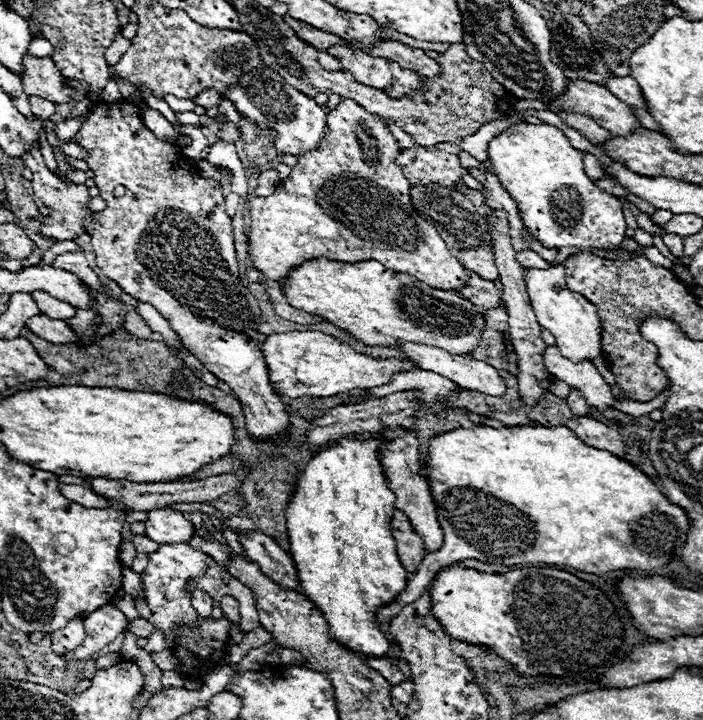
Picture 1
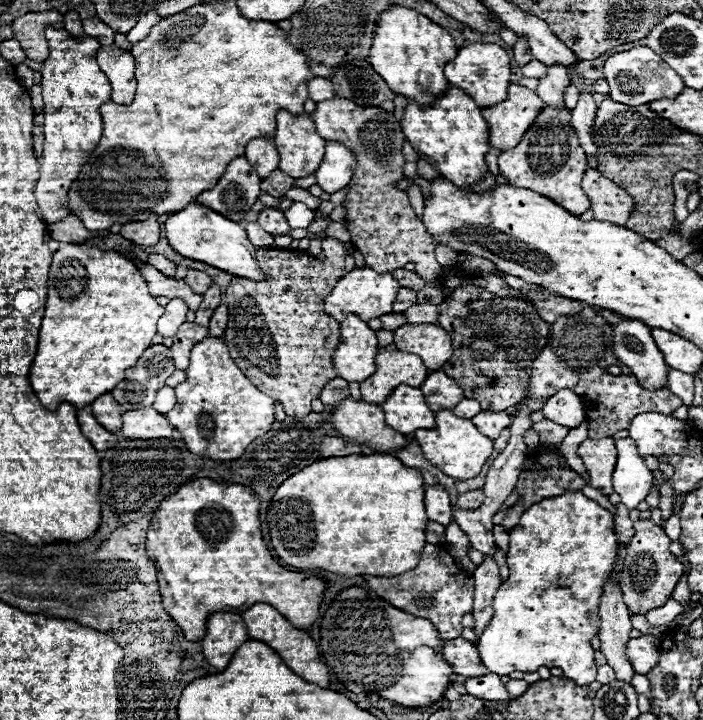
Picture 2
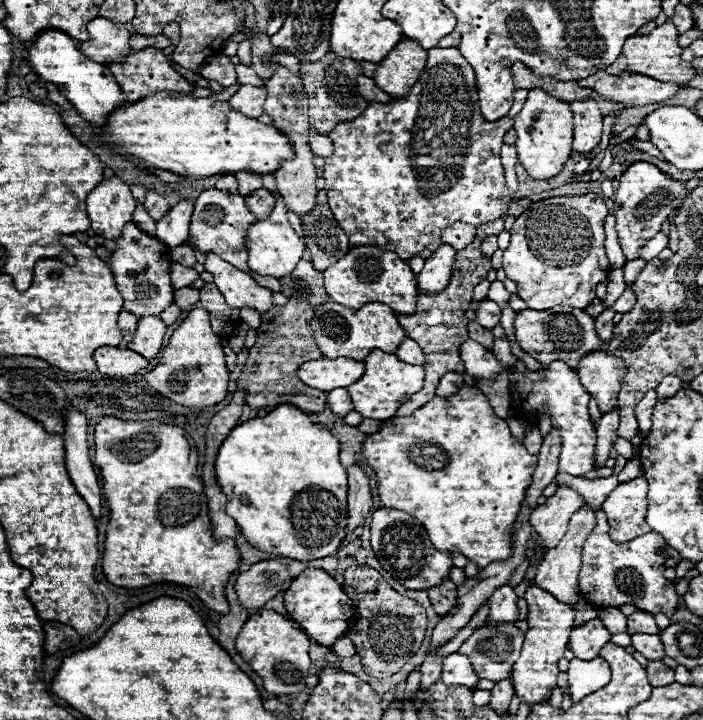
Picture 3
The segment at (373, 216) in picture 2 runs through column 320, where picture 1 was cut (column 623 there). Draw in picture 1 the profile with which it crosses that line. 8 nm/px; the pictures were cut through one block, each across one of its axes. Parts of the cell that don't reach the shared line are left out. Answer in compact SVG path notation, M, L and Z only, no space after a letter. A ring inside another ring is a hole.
M572 80L566 94L550 106L588 112L602 128L608 128L608 132L612 132L614 136L626 136L632 130L642 128L630 104L616 98L604 86L586 80Z

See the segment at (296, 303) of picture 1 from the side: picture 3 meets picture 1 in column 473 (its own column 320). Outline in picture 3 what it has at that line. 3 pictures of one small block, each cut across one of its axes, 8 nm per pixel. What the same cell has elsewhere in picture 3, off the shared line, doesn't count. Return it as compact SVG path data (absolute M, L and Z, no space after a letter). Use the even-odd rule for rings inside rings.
M324 302L314 312L314 318L308 322L312 338L316 340L318 348L324 356L336 358L336 356L350 356L352 360L364 360L374 348L384 352L396 352L400 342L406 338L402 332L396 314L382 302L370 302L364 304L358 310L346 308L336 302Z

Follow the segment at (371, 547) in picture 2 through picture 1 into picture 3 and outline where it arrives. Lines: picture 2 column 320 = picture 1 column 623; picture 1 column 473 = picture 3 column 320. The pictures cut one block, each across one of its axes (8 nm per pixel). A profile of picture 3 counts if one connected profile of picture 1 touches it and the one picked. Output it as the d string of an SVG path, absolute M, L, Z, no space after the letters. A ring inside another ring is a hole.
M282 404L264 418L252 418L232 428L216 456L216 480L226 494L226 512L236 520L246 540L262 552L292 560L316 560L338 552L346 528L346 470L340 464L340 442L330 430L310 422L296 406Z

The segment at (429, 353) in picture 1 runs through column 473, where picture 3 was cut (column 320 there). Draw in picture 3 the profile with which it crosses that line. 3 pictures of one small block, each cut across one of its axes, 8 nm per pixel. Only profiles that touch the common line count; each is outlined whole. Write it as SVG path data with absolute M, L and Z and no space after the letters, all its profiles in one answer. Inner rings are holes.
M320 358L304 362L298 368L298 378L310 386L324 392L334 388L346 388L354 384L364 374L364 362L350 358Z

